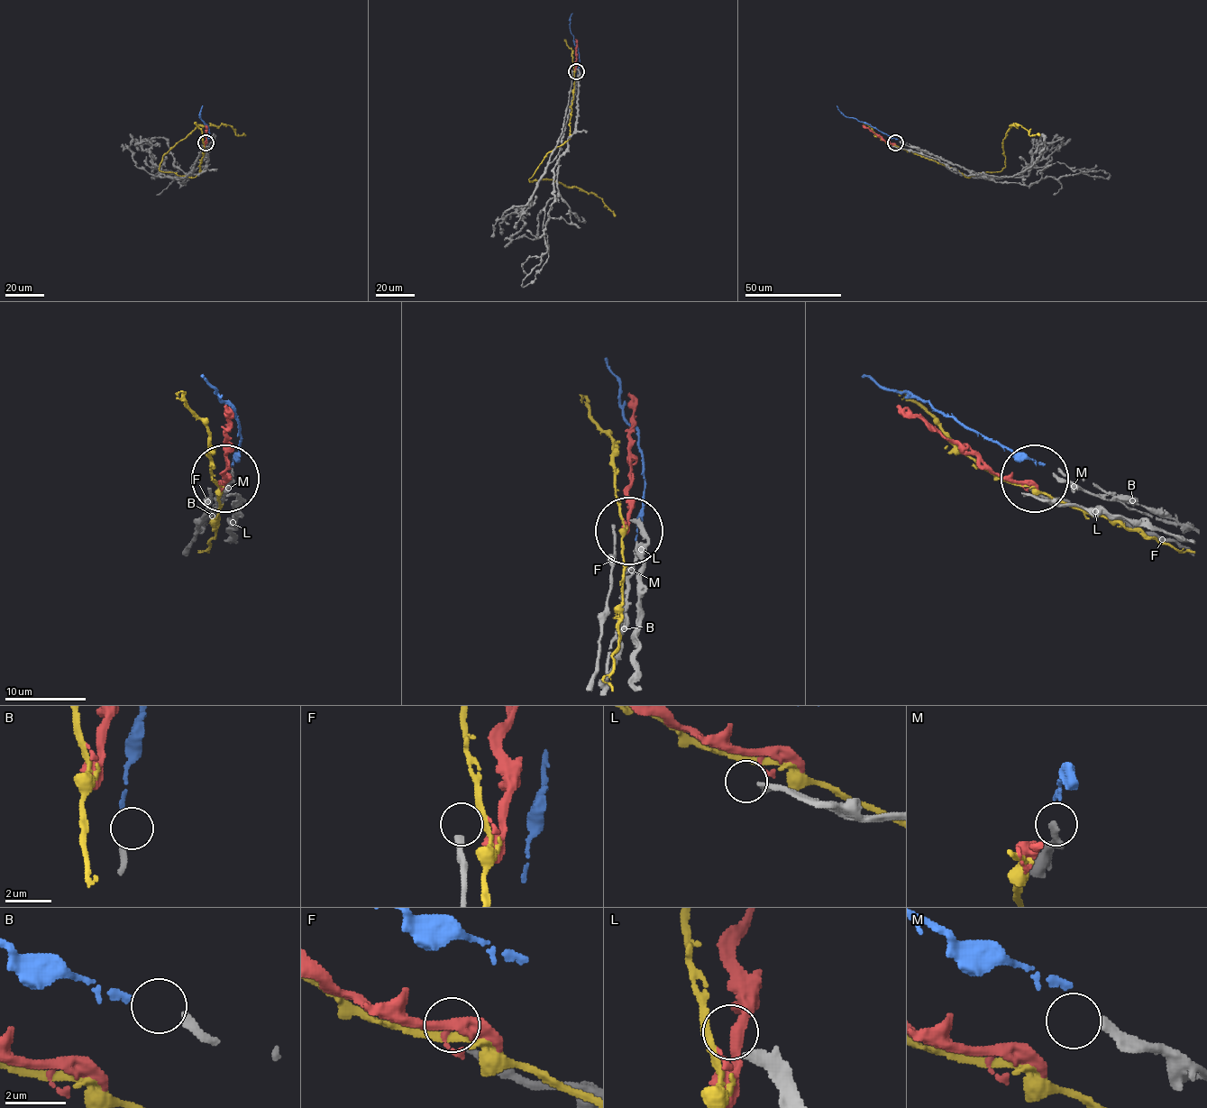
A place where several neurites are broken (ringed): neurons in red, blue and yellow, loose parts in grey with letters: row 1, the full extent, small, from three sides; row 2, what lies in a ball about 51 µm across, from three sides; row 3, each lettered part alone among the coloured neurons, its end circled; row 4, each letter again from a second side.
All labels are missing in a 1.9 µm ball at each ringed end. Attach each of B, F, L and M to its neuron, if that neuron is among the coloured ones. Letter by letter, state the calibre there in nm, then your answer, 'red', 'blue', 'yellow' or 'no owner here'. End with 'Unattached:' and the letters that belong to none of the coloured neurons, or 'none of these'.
B: calibre 240 nm; blue
F: calibre 280 nm; no owner here
L: calibre 300 nm; no owner here
M: calibre 280 nm; no owner here
Unattached: F, L, M

